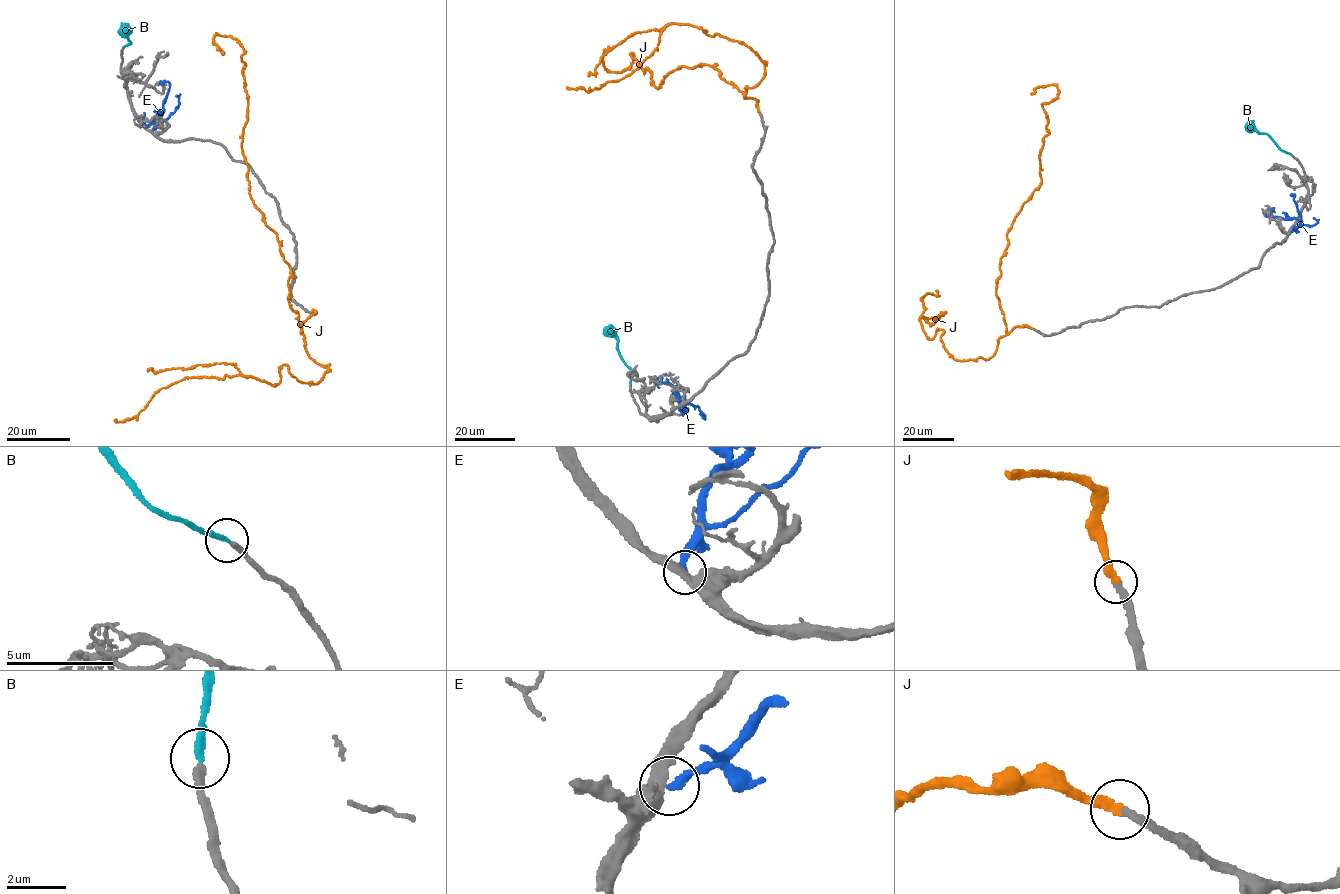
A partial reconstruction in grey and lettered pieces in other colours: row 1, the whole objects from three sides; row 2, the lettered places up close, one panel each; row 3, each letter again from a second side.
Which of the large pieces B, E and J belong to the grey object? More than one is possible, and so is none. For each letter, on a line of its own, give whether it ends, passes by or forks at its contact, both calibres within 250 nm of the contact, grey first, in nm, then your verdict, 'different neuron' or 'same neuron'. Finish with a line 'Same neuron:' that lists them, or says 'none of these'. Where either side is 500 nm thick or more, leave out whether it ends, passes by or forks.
B: it ends | 260/240 nm | same neuron
E: it ends | 400/260 nm | different neuron
J: it ends | 240/280 nm | same neuron
Same neuron: B, J

